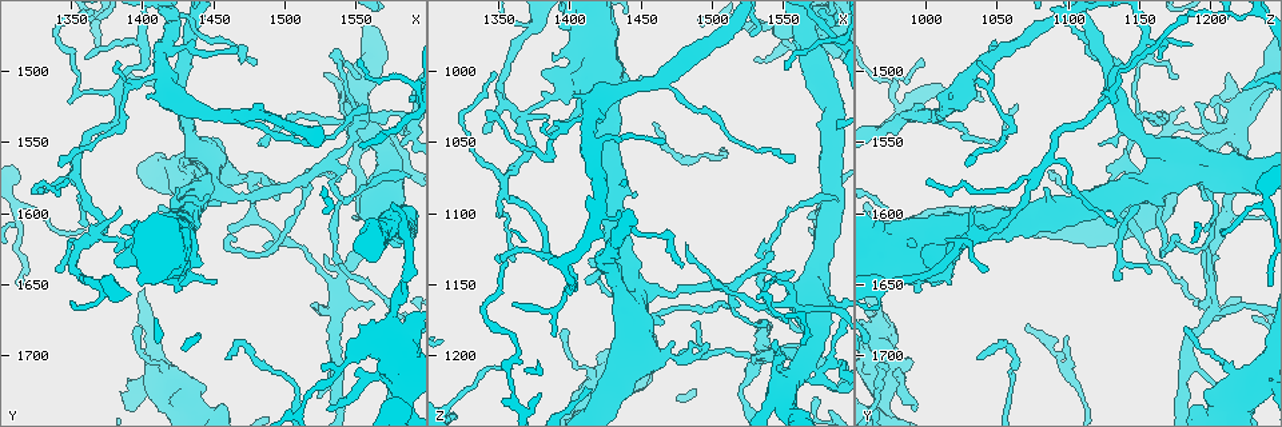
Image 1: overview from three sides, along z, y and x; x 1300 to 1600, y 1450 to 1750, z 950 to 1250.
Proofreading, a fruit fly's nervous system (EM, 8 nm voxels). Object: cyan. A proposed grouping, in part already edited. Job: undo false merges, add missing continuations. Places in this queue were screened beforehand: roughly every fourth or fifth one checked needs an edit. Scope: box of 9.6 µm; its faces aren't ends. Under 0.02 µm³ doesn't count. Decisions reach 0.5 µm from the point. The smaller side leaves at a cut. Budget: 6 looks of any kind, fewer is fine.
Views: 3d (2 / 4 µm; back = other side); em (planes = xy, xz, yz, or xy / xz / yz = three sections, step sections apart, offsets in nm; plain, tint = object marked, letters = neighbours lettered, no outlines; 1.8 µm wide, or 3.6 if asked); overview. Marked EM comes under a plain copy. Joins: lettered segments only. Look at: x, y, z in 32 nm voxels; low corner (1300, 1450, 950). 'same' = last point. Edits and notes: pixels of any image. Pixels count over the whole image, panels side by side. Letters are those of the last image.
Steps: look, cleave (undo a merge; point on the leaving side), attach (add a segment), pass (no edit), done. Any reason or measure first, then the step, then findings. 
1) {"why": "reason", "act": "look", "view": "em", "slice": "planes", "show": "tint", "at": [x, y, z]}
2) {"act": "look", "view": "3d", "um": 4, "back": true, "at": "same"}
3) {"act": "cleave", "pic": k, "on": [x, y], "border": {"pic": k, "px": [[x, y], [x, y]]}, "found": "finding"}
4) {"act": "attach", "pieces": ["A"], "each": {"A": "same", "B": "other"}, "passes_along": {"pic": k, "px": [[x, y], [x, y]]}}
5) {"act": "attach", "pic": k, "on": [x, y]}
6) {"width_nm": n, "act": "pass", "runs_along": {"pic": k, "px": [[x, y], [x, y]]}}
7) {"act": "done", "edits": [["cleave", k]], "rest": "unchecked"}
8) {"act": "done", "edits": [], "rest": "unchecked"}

{"why": "an open end", "act": "look", "view": "3d", "um": 2, "at": [1364, 1608, 1134]}

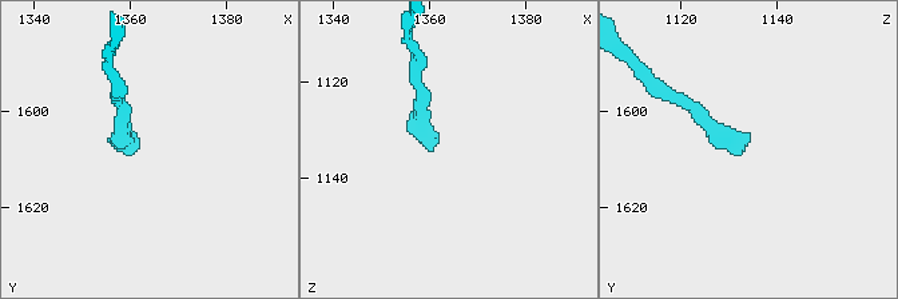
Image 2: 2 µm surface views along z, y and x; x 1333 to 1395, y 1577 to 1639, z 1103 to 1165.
{"why": "need the tissue", "act": "look", "view": "em", "slice": "planes", "show": "tint", "at": [1363, 1607, 1132]}

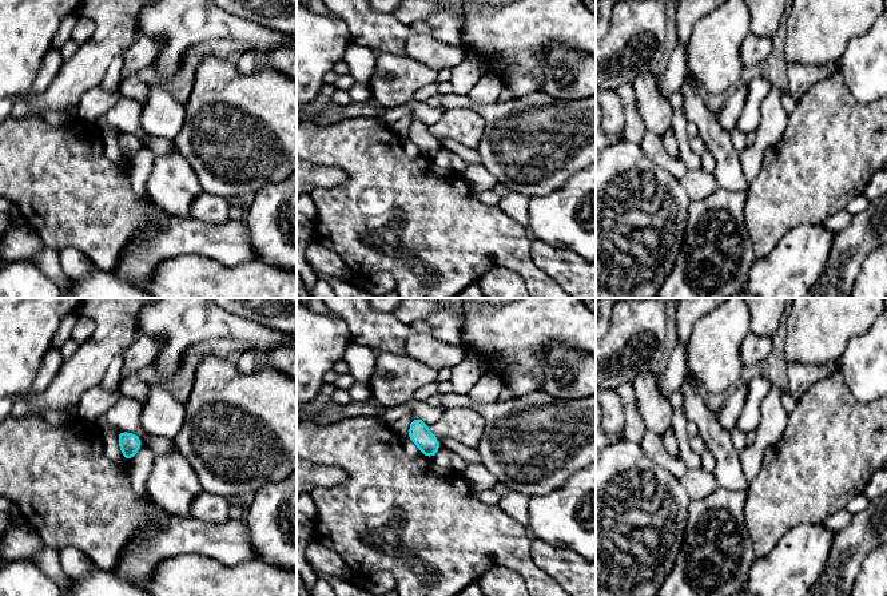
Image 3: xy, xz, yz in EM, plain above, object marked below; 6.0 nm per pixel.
{"act": "look", "view": "em", "slice": "planes", "show": "letters", "at": "same"}

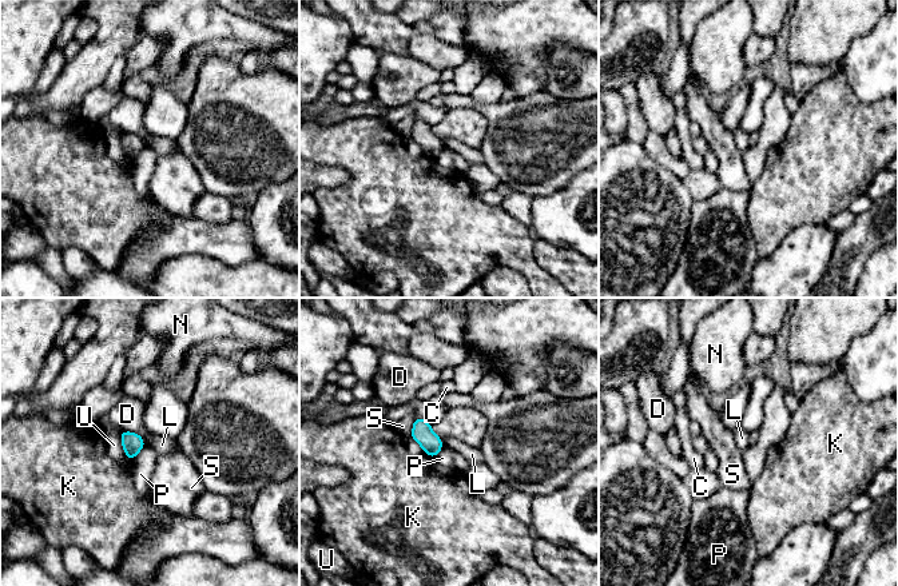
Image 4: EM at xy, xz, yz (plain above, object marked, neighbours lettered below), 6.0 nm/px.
{"width_nm": 120, "act": "pass", "each": {"C": "other", "D": "other", "K": "other", "L": "other", "N": "other", "P": "other", "S": "other", "U": "other"}, "found": "no lettered segment goes on from it"}

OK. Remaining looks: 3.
{"why": "an open end", "act": "look", "view": "em", "slice": "planes", "show": "letters", "at": [1394, 1680, 1184]}

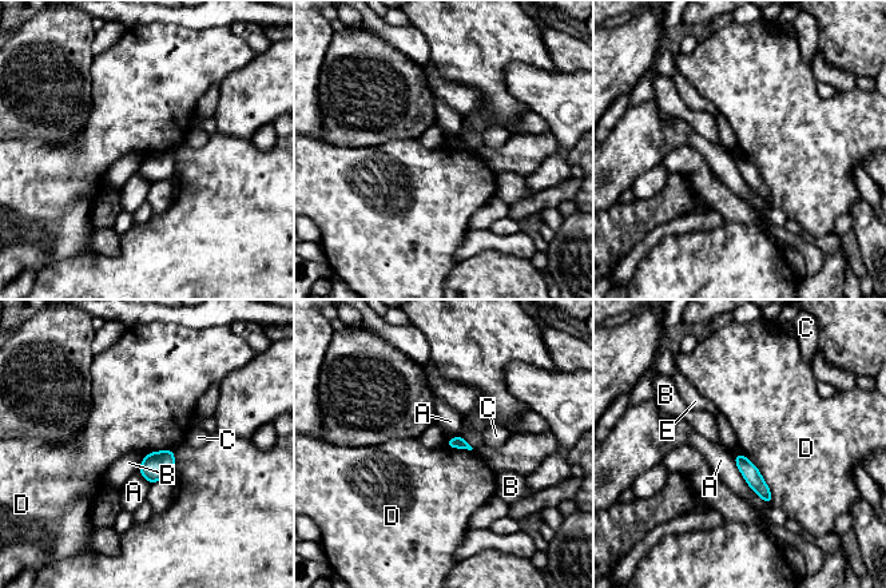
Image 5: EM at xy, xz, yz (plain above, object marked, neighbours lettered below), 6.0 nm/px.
{"act": "pass", "each": {"A": "other", "B": "other", "C": "other", "D": "other", "E": "other"}, "border": {"pic": 5, "px": [[741, 453], [758, 469], [773, 504]]}, "found": "no lettered segment goes on from it"}

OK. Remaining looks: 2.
{"why": "abrupt turn", "act": "look", "view": "em", "slice": "yz", "step": 16, "show": "letters", "at": [1368, 1614, 1034]}

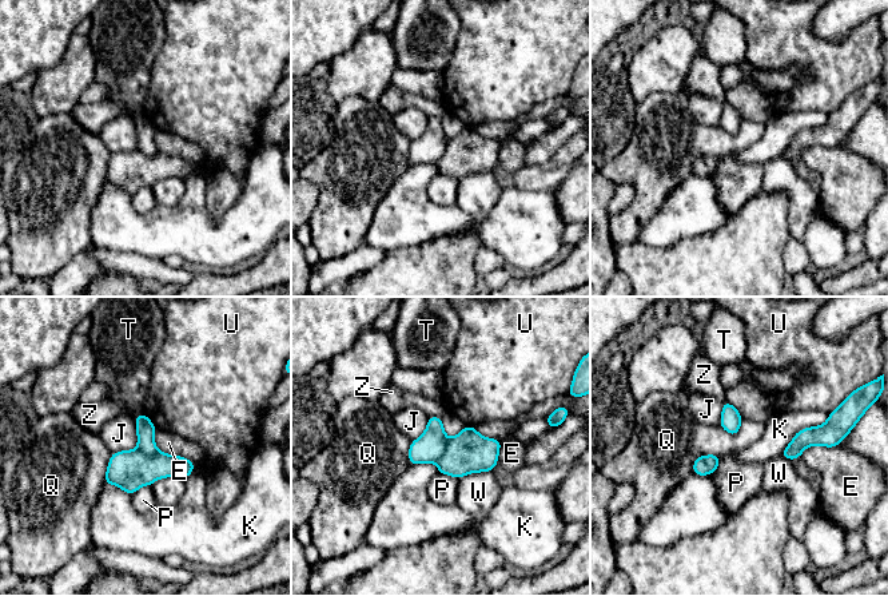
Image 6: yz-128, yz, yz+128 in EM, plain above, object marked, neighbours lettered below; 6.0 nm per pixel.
{"act": "cleave", "pic": 6, "on": [469, 452], "each": {"E": "other", "J": "other", "K": "other", "P": "other", "Q": "other", "T": "other", "U": "other", "W": "other", "Z": "other"}, "found": "a second neuron is stuck on"}

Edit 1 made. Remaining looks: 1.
{"act": "done", "edits": [["cleave", 6]], "rest": "unchecked"}

